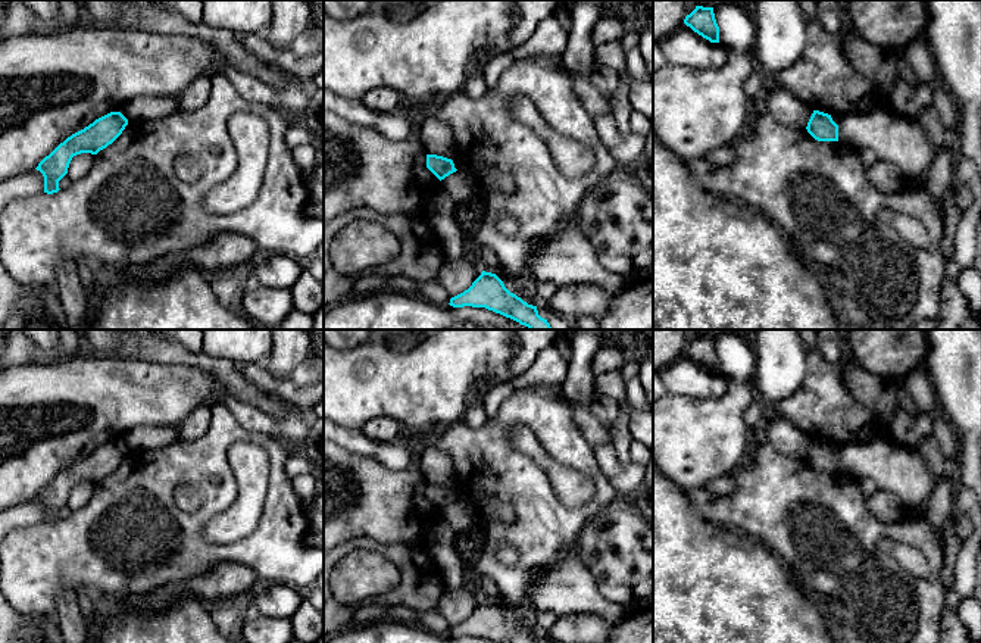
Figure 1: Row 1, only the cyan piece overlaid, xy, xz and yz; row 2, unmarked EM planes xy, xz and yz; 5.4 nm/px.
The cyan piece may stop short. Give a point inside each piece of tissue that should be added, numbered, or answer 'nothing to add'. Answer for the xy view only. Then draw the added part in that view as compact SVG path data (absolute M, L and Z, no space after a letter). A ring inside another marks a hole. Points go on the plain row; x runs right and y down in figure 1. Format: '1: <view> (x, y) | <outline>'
nothing to add

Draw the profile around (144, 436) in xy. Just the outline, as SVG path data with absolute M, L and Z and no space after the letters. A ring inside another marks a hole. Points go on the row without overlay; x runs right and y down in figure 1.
M140 425L121 436L119 441L129 449L163 449L181 441L175 427Z

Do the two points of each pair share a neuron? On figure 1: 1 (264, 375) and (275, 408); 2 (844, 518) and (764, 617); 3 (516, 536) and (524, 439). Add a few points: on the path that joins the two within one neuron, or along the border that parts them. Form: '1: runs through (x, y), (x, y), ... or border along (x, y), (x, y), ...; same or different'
1: border along (241, 374), (255, 386), (271, 392), (299, 409); different
2: border along (764, 543), (787, 568); different
3: border along (515, 424), (509, 431), (509, 440), (547, 475); different

